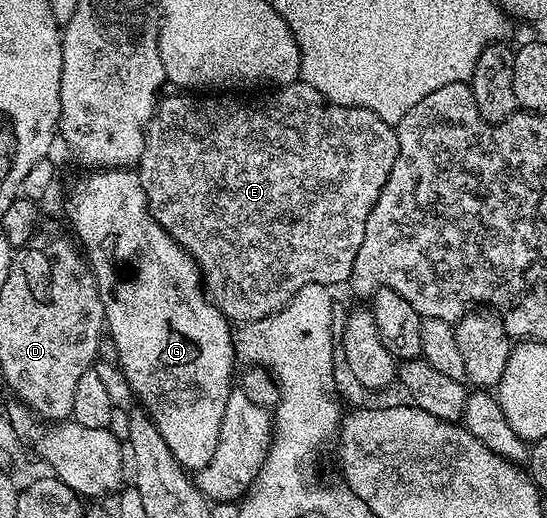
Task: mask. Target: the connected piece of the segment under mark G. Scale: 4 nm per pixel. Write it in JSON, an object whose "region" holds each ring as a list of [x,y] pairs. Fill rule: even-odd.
{"region":[[[99,168],[88,174],[91,175],[76,184],[67,214],[75,229],[74,237],[89,255],[89,265],[95,272],[105,330],[110,342],[112,340],[115,344],[123,378],[143,401],[142,409],[151,418],[157,432],[161,432],[165,444],[169,444],[169,452],[177,456],[184,470],[201,471],[217,452],[225,404],[233,397],[231,373],[237,359],[232,323],[207,297],[199,263],[174,242],[151,214],[138,173],[131,168]]]}

